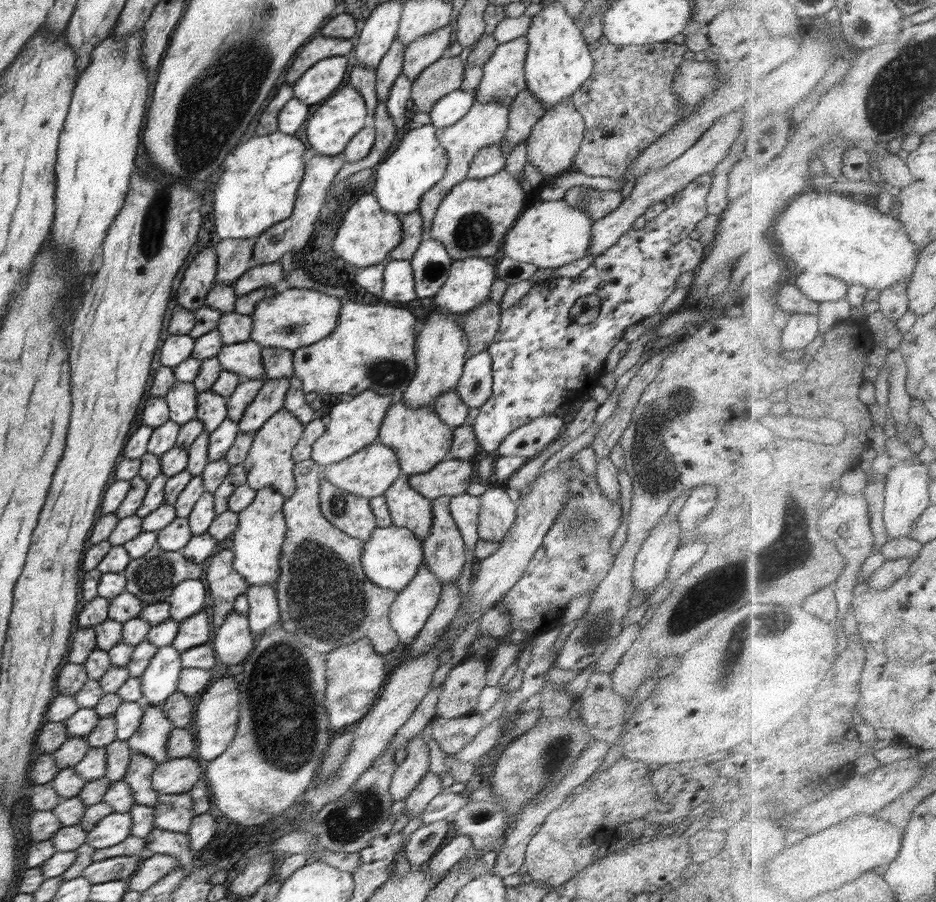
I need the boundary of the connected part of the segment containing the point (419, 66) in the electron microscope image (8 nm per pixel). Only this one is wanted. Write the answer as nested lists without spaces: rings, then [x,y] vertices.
[[[452,24],[425,34],[405,48],[403,72],[412,82],[429,64],[448,54]]]

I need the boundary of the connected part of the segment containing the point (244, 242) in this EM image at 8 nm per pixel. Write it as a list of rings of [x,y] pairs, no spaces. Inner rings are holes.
[[[221,239],[215,246],[216,283],[233,286],[250,269],[253,247],[248,239]]]

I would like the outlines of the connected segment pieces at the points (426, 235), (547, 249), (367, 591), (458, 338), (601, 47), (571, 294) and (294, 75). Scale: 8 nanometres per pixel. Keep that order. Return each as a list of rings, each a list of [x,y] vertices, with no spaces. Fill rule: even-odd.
[[[476,100],[472,108],[459,121],[456,121],[456,124],[437,130],[438,143],[446,151],[446,157],[448,157],[448,168],[446,168],[444,178],[436,183],[432,189],[428,189],[428,192],[425,192],[426,194],[420,200],[417,212],[423,220],[423,240],[428,240],[431,237],[431,224],[434,217],[437,216],[437,208],[442,200],[453,186],[467,179],[470,164],[476,154],[481,149],[501,143],[504,140],[504,135],[508,131],[508,113],[508,104],[501,104],[495,102],[495,100],[490,102],[478,102]]]
[[[564,200],[534,202],[525,208],[506,233],[502,252],[512,260],[534,264],[538,268],[558,268],[585,256],[592,223],[588,213],[570,207]]]
[[[311,458],[293,466],[296,490],[282,505],[287,531],[279,558],[280,576],[274,584],[280,608],[279,621],[286,632],[299,633],[302,644],[325,655],[365,638],[371,641],[376,652],[385,656],[400,643],[389,622],[390,605],[396,600],[397,592],[380,588],[366,578],[360,564],[364,541],[344,534],[324,518],[319,507],[320,479],[324,469]]]
[[[431,311],[415,336],[416,370],[410,384],[402,394],[406,404],[412,408],[432,407],[435,398],[448,391],[454,391],[466,362],[469,340],[457,320],[444,311]]]
[[[605,36],[589,45],[594,59],[593,73],[590,78],[571,94],[576,110],[584,117],[584,140],[574,158],[574,170],[590,177],[604,176],[616,180],[628,174],[630,166],[640,158],[640,154],[656,143],[666,132],[670,131],[687,114],[679,96],[672,90],[672,83],[677,68],[684,60],[684,53],[689,48],[685,44],[663,43],[616,46]]]
[[[702,174],[699,178],[696,178],[694,181],[690,182],[690,184],[683,186],[678,192],[675,192],[676,194],[673,195],[674,203],[670,204],[662,214],[660,214],[660,216],[656,216],[656,219],[646,222],[645,226],[642,228],[632,228],[628,230],[628,232],[625,232],[620,236],[616,241],[616,244],[607,248],[602,254],[596,255],[592,264],[584,270],[578,278],[550,278],[550,280],[544,280],[544,282],[536,284],[536,286],[534,286],[526,296],[523,296],[517,304],[507,308],[506,310],[501,310],[500,324],[497,328],[496,336],[494,337],[492,344],[489,344],[489,347],[486,350],[492,359],[493,392],[487,402],[479,408],[480,414],[478,414],[478,417],[474,420],[474,424],[471,425],[477,443],[482,450],[486,450],[486,452],[494,452],[494,450],[500,446],[502,440],[504,440],[513,430],[529,424],[532,419],[550,416],[556,408],[560,408],[565,404],[570,405],[574,404],[576,401],[583,401],[583,398],[586,395],[589,395],[591,390],[600,384],[600,377],[602,377],[605,372],[606,356],[608,356],[608,354],[610,354],[610,350],[612,350],[612,348],[614,348],[614,346],[623,339],[622,335],[626,328],[628,328],[628,326],[632,326],[632,324],[640,323],[643,317],[655,315],[658,310],[660,310],[660,306],[664,304],[666,298],[676,290],[676,281],[678,280],[678,277],[682,273],[694,271],[702,262],[702,259],[705,256],[704,245],[700,243],[699,240],[697,241],[690,238],[688,234],[696,228],[696,225],[700,220],[709,216],[707,212],[707,197],[712,184],[713,174]],[[590,295],[597,296],[600,299],[600,312],[591,323],[578,324],[570,318],[570,309],[578,298]]]
[[[324,35],[314,37],[298,52],[298,56],[294,58],[292,66],[287,68],[285,82],[294,86],[294,83],[309,68],[312,68],[313,64],[328,57],[347,56],[350,52],[352,52],[352,42],[350,39],[330,38]]]

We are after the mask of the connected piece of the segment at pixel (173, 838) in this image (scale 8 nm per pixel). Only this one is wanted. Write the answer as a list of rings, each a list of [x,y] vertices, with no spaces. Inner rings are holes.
[[[154,827],[154,830],[151,830],[145,839],[145,848],[150,849],[153,854],[167,854],[177,858],[182,868],[184,868],[186,876],[190,875],[194,870],[193,862],[196,858],[196,852],[190,848],[190,839],[187,833],[170,832]]]

